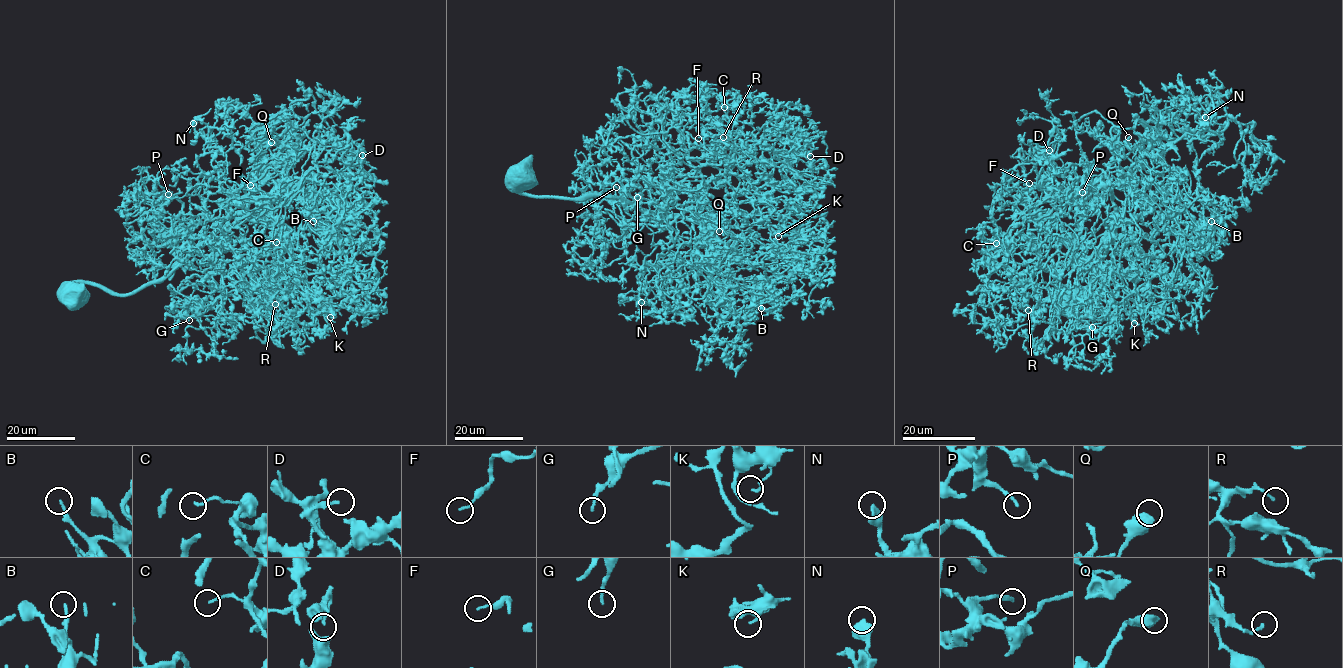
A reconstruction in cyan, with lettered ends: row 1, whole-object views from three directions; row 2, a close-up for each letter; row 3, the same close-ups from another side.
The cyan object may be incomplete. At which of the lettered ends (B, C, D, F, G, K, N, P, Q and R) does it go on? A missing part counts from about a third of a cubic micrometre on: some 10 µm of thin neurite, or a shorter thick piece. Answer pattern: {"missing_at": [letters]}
{"missing_at": ["B"]}

